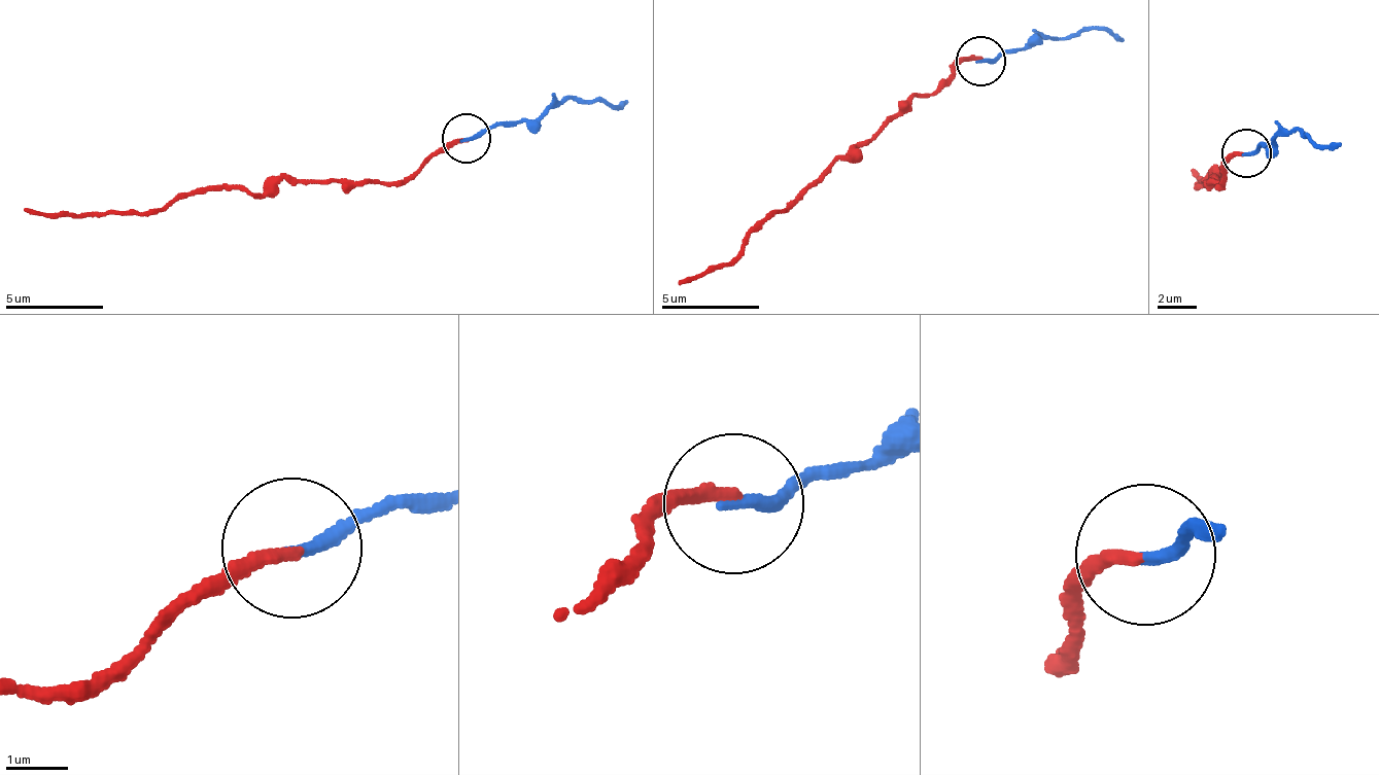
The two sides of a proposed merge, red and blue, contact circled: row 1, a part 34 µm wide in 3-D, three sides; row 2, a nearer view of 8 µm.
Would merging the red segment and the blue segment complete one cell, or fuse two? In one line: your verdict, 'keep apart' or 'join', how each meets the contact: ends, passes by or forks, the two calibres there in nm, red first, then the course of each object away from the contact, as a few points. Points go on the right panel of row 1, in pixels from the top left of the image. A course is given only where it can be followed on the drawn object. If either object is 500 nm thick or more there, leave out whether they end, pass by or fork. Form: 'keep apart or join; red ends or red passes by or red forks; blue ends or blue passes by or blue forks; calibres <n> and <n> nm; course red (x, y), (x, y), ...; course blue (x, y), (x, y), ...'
join; red ends; blue ends; calibres 200 and 220 nm; course red (1244, 151), (1222, 183), (1207, 183), (1217, 172), (1204, 181), (1210, 171), (1195, 184), (1208, 182), (1193, 171); course blue (1244, 151), (1275, 148), (1277, 140), (1300, 129), (1320, 144), (1341, 144)

